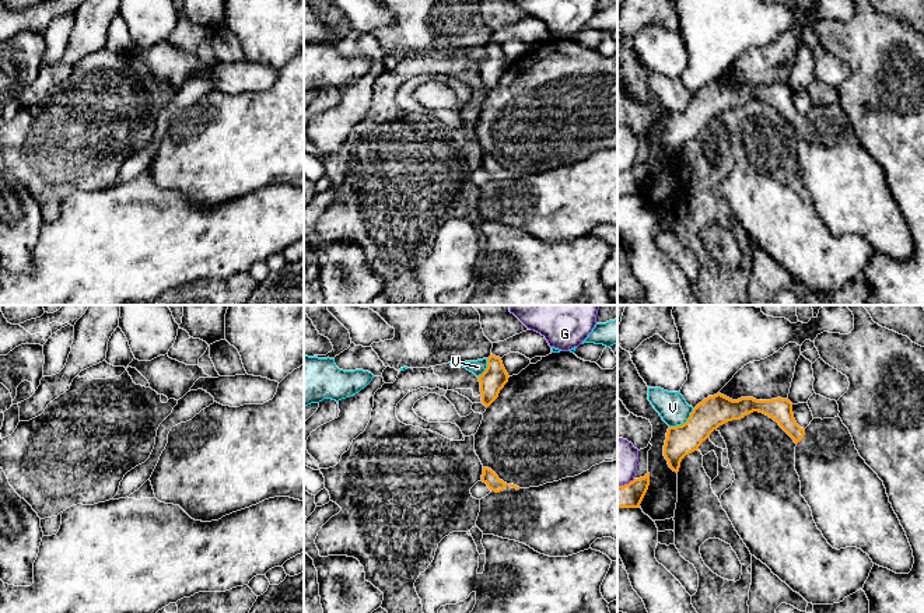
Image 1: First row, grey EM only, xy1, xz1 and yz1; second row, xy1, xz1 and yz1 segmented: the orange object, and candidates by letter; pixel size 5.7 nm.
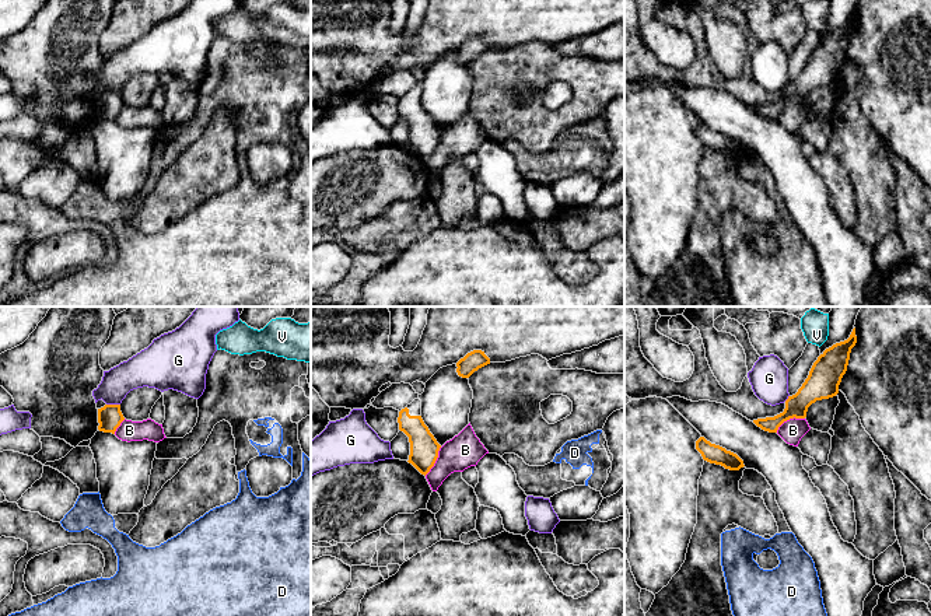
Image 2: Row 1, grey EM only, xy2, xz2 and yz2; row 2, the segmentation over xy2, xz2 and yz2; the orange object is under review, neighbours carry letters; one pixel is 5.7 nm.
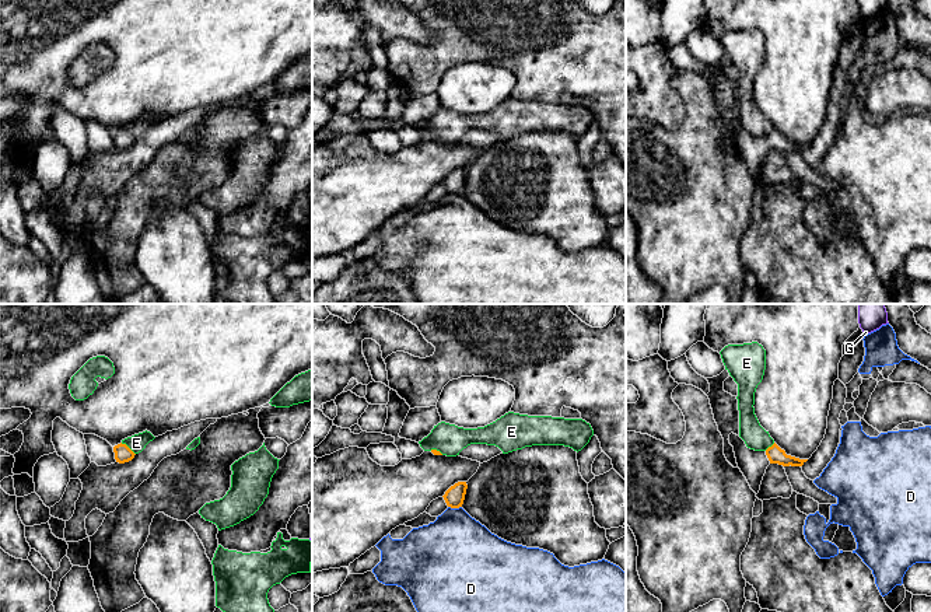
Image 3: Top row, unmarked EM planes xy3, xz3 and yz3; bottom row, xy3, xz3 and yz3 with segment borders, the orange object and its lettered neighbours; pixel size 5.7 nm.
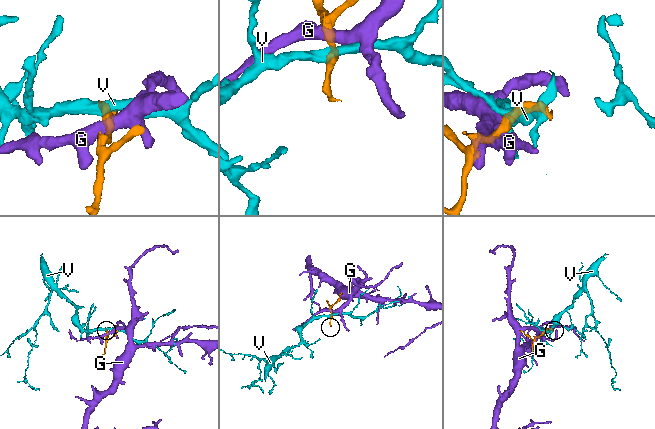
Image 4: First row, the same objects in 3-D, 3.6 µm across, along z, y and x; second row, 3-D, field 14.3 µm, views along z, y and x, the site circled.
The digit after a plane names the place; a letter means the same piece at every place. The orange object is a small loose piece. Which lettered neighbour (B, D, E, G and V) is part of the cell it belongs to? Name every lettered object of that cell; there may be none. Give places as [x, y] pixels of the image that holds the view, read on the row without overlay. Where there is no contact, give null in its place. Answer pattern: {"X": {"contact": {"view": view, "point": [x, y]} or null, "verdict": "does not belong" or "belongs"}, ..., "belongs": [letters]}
{"B": {"contact": {"view": "yz2", "point": [788, 105]}, "verdict": "does not belong"}, "D": {"contact": {"view": "xz3", "point": [455, 193]}, "verdict": "does not belong"}, "E": {"contact": {"view": "xy3", "point": [128, 133]}, "verdict": "does not belong"}, "G": {"contact": {"view": "xy2", "point": [114, 91]}, "verdict": "does not belong"}, "V": {"contact": {"view": "yz1", "point": [685, 109]}, "verdict": "does not belong"}, "belongs": []}

